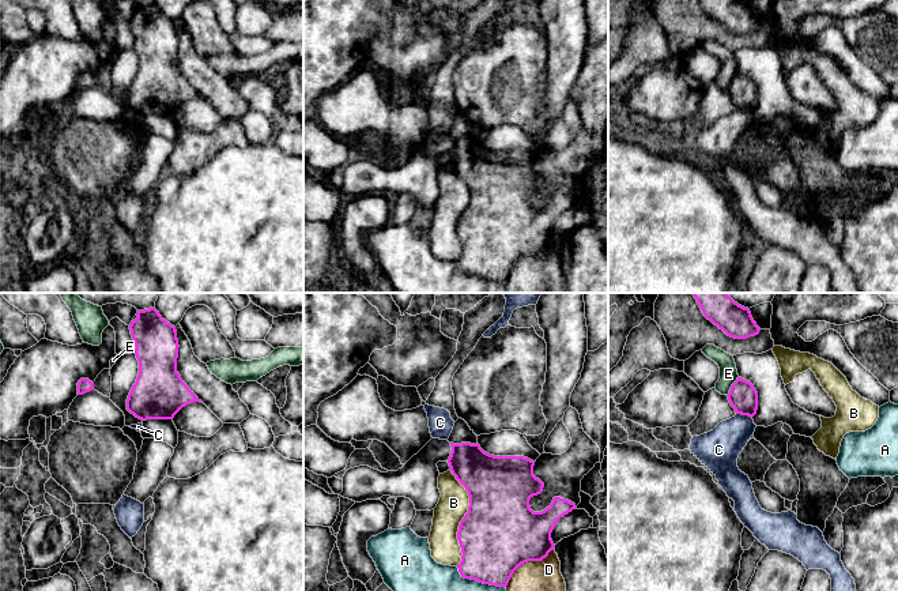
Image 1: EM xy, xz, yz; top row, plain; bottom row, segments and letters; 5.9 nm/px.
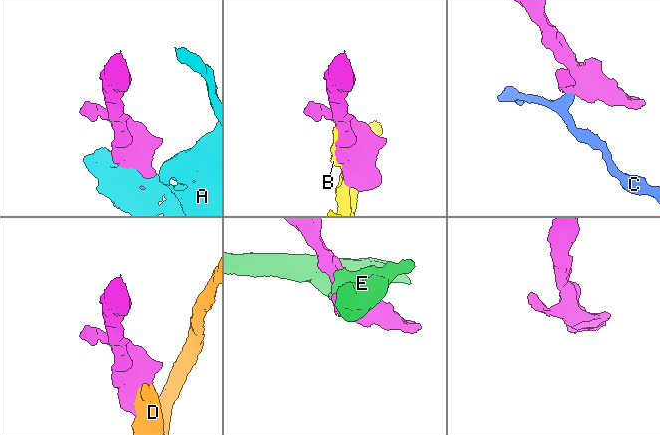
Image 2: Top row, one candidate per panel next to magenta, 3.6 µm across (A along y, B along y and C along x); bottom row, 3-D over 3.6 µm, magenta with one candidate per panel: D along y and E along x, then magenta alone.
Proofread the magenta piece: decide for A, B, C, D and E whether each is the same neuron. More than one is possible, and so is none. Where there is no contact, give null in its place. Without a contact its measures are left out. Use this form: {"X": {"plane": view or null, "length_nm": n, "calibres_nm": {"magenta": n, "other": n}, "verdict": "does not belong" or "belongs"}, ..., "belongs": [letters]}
{"A": {"plane": "xz", "length_nm": 320, "calibres_nm": {"magenta": 400, "other": 160}, "verdict": "does not belong"}, "B": {"plane": "xz", "length_nm": 550, "calibres_nm": {"magenta": 460, "other": 180}, "verdict": "does not belong"}, "C": {"plane": "yz", "length_nm": 100, "calibres_nm": {"magenta": 170, "other": 240}, "verdict": "does not belong"}, "D": {"plane": "xz", "length_nm": 360, "calibres_nm": {"magenta": 460, "other": 180}, "verdict": "does not belong"}, "E": {"plane": "yz", "length_nm": 140, "calibres_nm": {"magenta": 170, "other": 110}, "verdict": "does not belong"}, "belongs": []}

